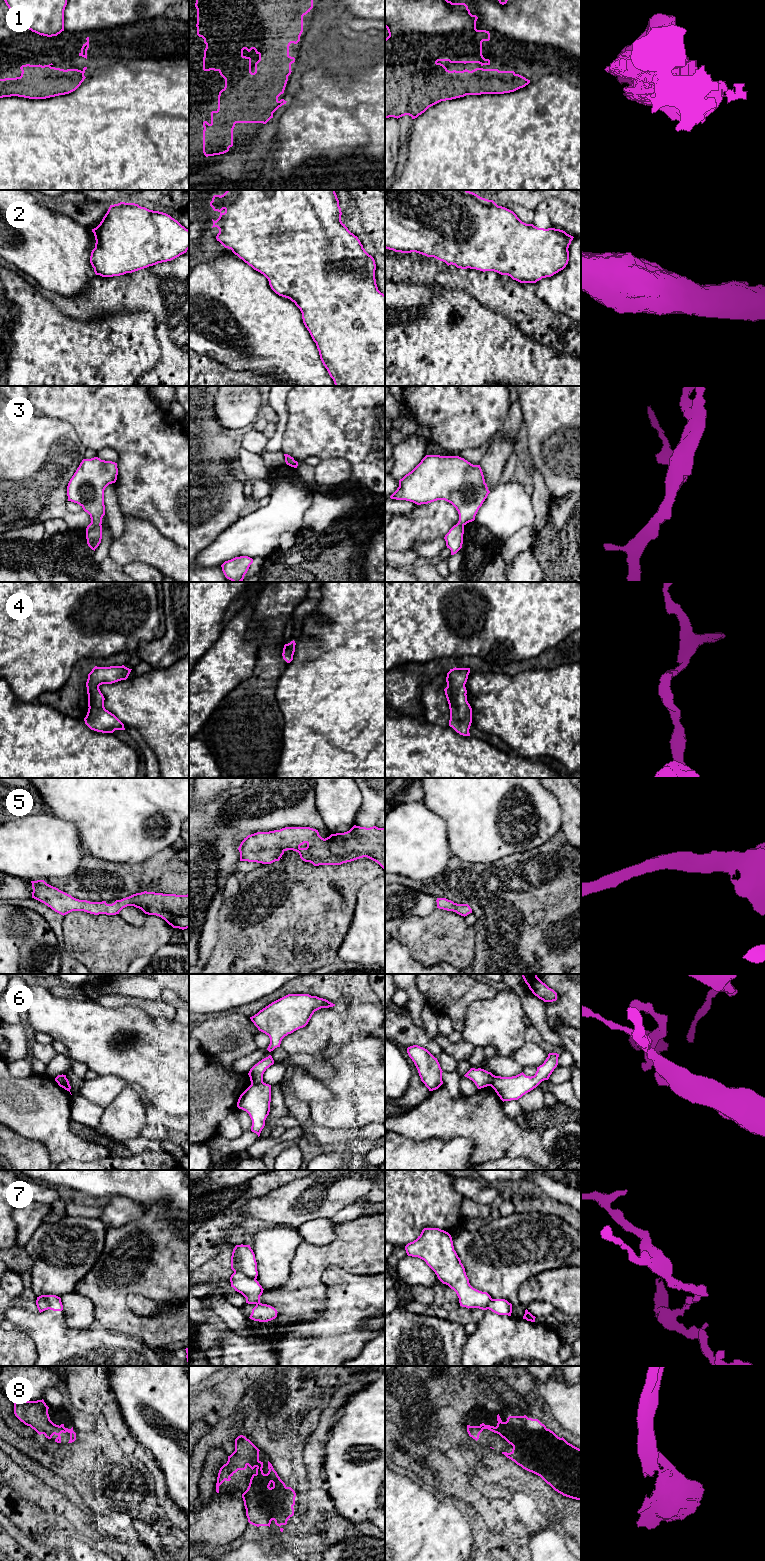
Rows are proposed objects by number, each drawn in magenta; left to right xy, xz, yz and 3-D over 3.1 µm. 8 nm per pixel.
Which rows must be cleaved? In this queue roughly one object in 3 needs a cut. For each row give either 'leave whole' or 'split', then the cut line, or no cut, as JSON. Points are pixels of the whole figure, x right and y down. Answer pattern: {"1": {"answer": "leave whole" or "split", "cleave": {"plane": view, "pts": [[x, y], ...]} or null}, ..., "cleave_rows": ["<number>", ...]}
{"1": {"answer": "split", "cleave": {"plane": "xz", "pts": [[277, 11], [274, 16], [282, 21], [275, 25], [297, 42]]}}, "2": {"answer": "leave whole", "cleave": null}, "3": {"answer": "split", "cleave": {"plane": "xy", "pts": [[91, 522], [100, 525]]}}, "4": {"answer": "leave whole", "cleave": null}, "5": {"answer": "leave whole", "cleave": null}, "6": {"answer": "split", "cleave": {"plane": "xz", "pts": [[262, 1081], [251, 1083]]}}, "7": {"answer": "split", "cleave": {"plane": "xz", "pts": [[234, 1271], [239, 1271], [249, 1278], [255, 1279]]}}, "8": {"answer": "leave whole", "cleave": null}, "cleave_rows": ["1", "3", "6", "7"]}

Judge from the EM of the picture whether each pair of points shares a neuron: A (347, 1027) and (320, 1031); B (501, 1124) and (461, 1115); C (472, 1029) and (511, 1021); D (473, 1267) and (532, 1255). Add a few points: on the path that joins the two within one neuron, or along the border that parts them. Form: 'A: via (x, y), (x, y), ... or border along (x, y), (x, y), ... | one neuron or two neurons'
A: via (340, 1027), (327, 1027) | one neuron
B: via (491, 1124), (487, 1124), (479, 1117), (471, 1117) | one neuron
C: via (482, 1027), (487, 1022), (501, 1021) | one neuron
D: via (488, 1266), (503, 1255), (517, 1255) | one neuron

